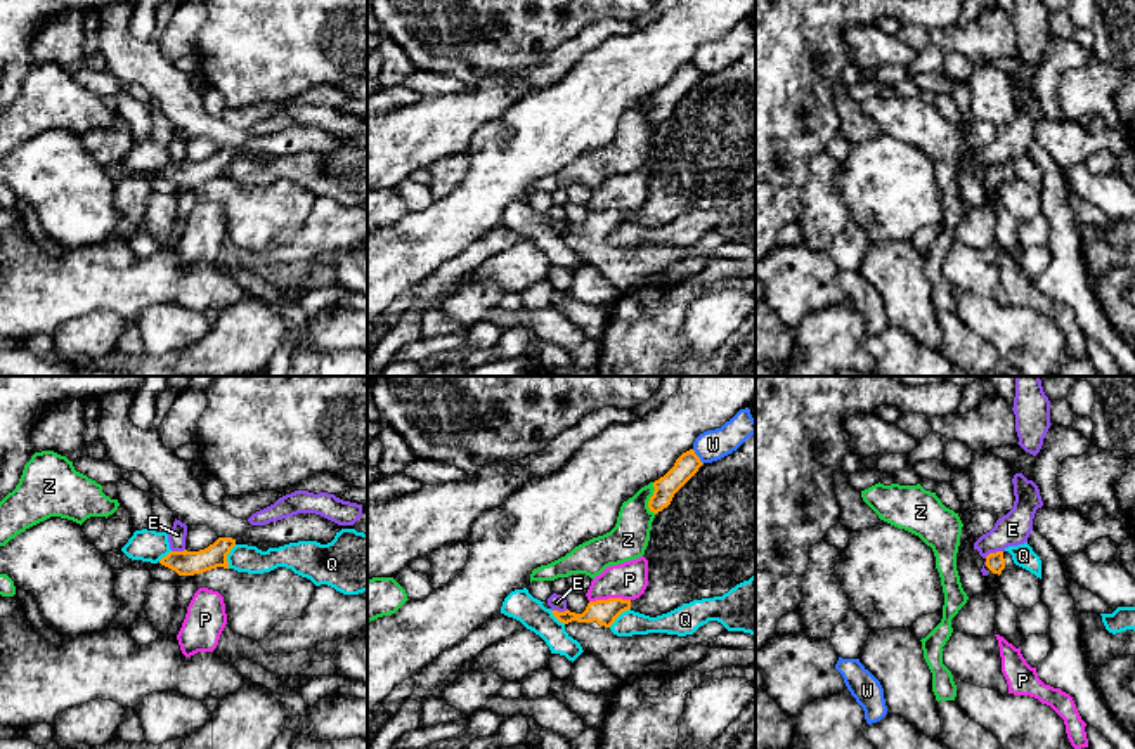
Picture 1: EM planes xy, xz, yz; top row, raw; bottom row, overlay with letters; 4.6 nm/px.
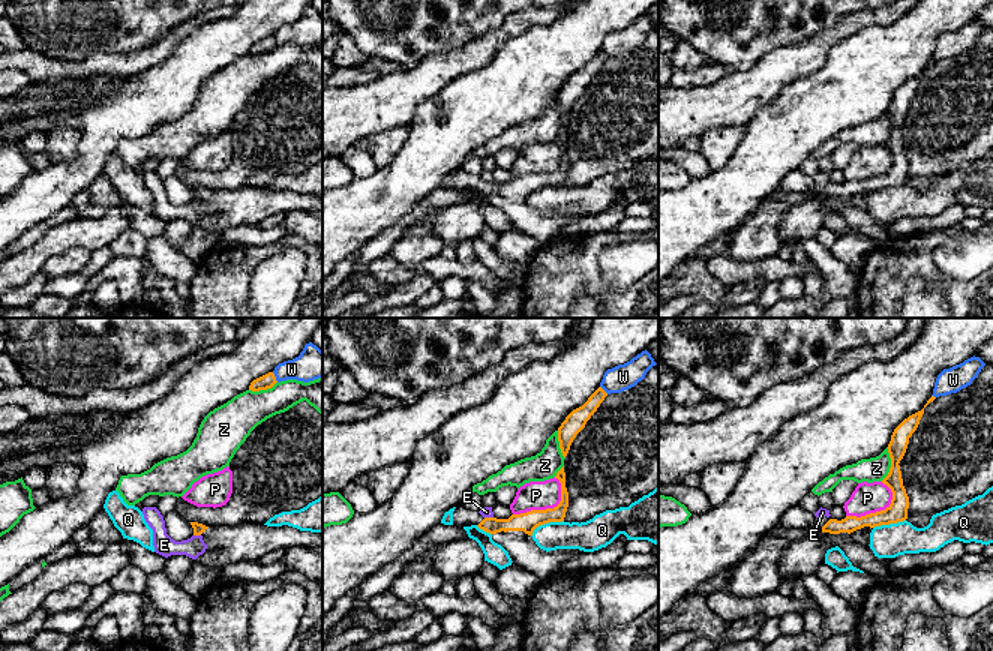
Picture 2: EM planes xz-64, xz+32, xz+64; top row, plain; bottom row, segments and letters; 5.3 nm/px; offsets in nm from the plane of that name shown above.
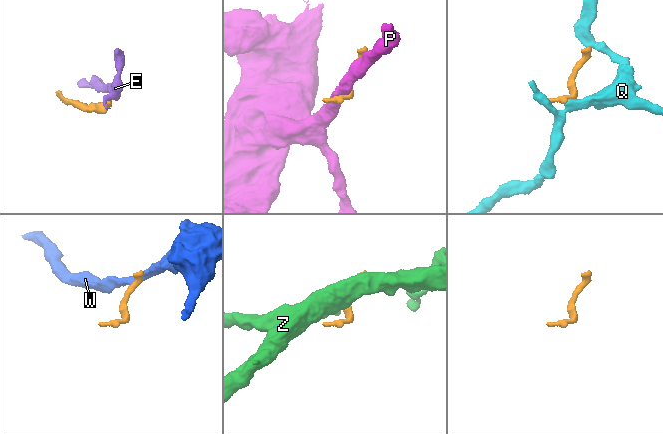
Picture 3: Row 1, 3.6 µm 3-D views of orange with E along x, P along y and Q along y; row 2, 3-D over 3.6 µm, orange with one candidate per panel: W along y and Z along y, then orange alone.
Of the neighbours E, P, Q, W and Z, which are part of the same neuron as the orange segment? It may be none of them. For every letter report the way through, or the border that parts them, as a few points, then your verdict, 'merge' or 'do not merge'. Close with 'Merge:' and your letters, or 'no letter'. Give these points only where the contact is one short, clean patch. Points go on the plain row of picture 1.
E: do not merge
P: border along xz (629, 210), (596, 210), (590, 214); do not merge
Q: do not merge
W: border along xz (692, 61), (702, 75); do not merge
Z: do not merge
Merge: no letter

